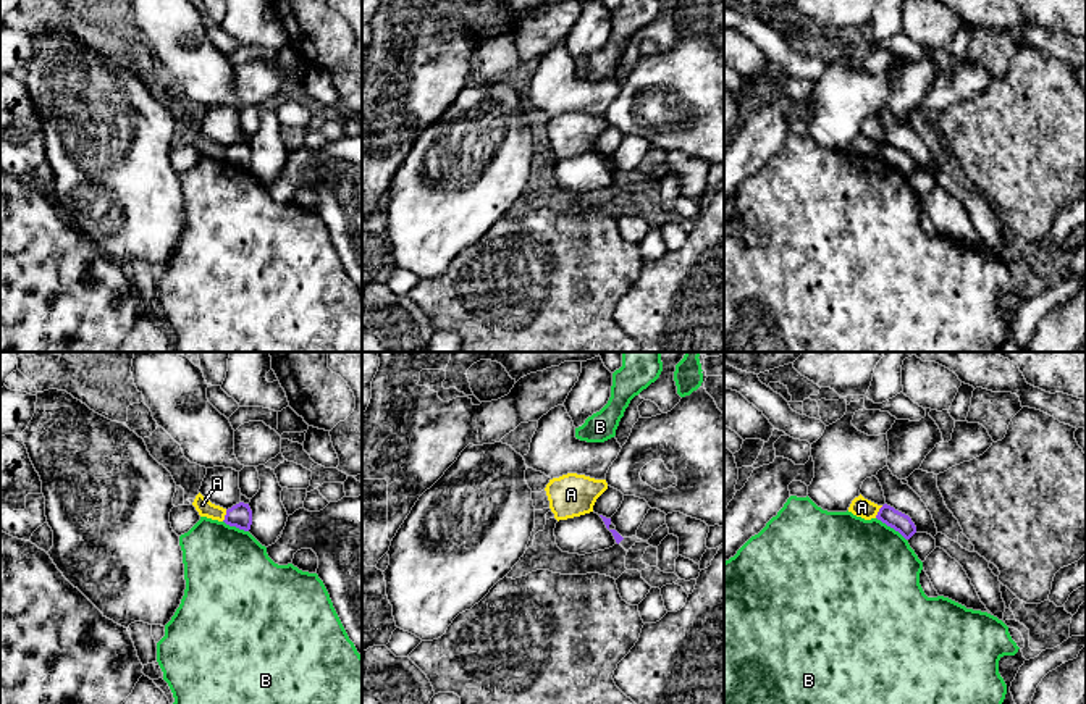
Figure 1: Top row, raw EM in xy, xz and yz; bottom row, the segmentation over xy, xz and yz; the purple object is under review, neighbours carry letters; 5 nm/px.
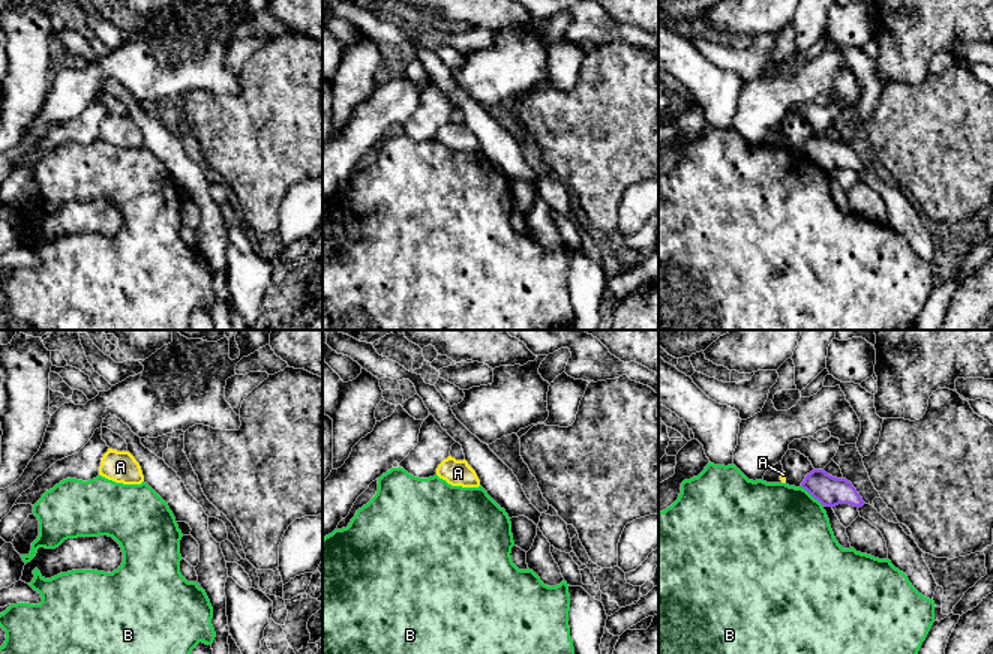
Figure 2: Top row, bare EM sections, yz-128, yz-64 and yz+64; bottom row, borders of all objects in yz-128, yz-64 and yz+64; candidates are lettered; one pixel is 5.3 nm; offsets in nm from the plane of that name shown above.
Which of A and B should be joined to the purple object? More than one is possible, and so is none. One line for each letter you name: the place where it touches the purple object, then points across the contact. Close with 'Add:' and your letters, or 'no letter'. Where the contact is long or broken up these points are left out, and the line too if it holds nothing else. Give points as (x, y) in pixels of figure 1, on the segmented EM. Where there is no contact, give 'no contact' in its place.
Add: no letter

